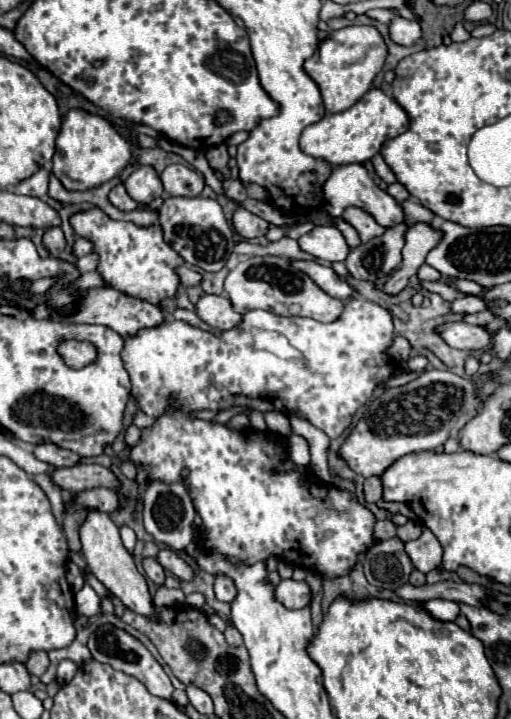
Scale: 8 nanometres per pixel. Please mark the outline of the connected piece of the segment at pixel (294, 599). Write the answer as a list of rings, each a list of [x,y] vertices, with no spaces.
[[[281,580],[281,584],[277,584],[277,588],[275,588],[275,596],[287,608],[295,608],[295,610],[311,604],[311,588],[305,580],[303,582]]]

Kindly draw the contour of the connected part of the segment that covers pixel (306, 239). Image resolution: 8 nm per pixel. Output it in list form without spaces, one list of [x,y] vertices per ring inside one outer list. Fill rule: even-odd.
[[[315,226],[297,242],[303,252],[327,262],[345,262],[349,254],[349,246],[335,226]]]

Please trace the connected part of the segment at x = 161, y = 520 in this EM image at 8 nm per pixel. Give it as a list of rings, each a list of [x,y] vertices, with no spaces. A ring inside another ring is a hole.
[[[151,480],[149,488],[145,490],[143,496],[143,522],[145,522],[145,530],[159,542],[175,548],[175,550],[185,550],[185,546],[193,540],[193,516],[195,516],[195,508],[193,502],[189,498],[189,492],[185,490],[185,486],[181,482],[157,482]]]

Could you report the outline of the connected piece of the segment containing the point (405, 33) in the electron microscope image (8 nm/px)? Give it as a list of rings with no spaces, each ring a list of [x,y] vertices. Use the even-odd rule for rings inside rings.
[[[395,18],[389,24],[389,34],[391,40],[401,44],[401,46],[413,46],[417,40],[421,40],[421,26],[419,22],[405,20],[405,18]]]

